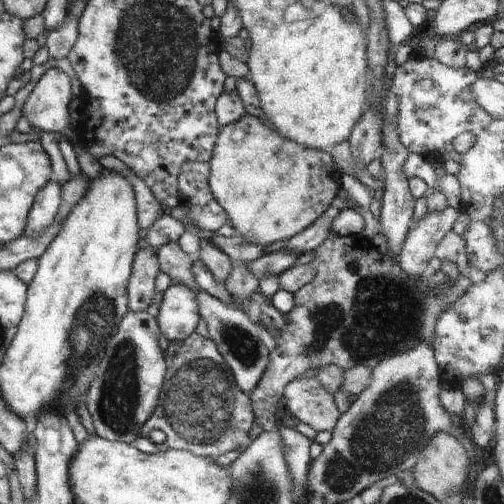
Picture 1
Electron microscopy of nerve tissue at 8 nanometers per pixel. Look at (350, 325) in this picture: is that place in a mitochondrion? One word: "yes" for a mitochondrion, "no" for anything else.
yes

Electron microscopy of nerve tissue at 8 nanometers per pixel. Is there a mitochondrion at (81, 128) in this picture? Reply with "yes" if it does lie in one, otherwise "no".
no

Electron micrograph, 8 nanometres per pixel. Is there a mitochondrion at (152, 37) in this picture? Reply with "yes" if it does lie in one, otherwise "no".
yes

